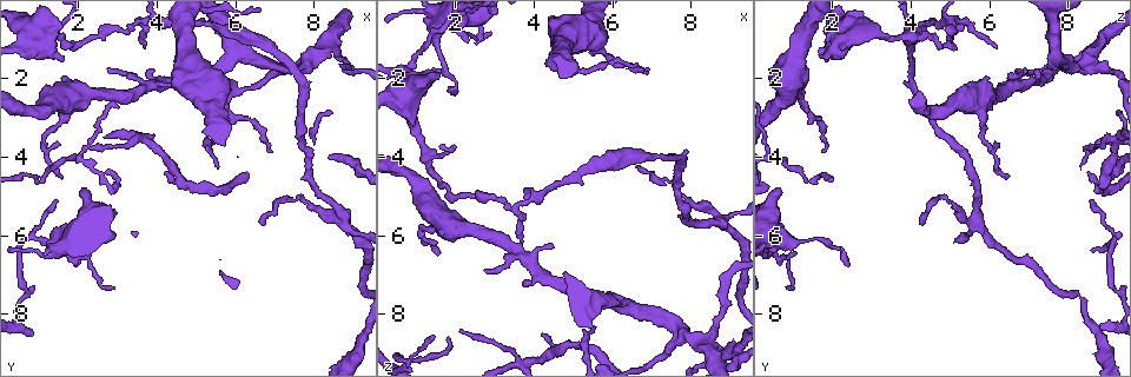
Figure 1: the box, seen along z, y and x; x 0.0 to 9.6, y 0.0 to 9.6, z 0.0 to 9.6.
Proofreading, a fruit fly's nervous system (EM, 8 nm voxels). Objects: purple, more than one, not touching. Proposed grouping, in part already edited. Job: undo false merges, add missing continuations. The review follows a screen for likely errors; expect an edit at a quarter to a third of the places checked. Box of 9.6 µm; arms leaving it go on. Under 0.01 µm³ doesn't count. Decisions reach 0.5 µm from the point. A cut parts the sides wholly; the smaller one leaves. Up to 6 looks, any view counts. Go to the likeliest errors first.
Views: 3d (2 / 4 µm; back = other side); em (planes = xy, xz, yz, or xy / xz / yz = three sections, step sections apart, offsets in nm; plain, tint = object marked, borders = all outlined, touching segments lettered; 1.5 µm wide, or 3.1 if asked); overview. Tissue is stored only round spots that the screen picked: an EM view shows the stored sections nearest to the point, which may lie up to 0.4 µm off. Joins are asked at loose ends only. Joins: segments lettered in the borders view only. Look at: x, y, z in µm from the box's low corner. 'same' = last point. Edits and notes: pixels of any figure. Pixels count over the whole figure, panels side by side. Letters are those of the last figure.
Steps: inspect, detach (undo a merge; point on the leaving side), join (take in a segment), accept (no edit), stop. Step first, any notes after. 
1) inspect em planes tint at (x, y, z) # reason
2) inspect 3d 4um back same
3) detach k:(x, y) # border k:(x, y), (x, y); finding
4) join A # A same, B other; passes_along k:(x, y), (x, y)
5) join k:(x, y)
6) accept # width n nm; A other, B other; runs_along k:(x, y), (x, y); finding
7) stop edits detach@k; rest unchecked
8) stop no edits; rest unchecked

inspect em planes borders at (2.15, 3.75, 8.45) # thin end

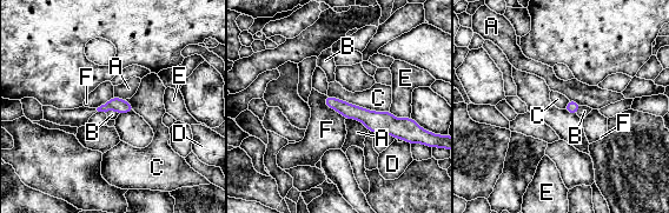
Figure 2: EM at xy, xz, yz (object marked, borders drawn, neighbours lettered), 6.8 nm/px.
accept # width 90 nm; A other, B other, C other, D other, E other, F other; none of them fits

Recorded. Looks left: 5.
inspect 3d 4um at (1.25, 0.95, 3.90) # thin neck

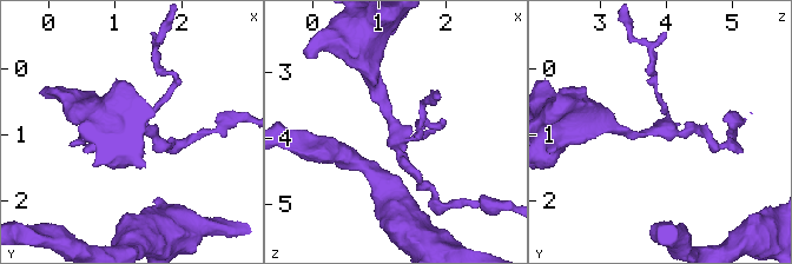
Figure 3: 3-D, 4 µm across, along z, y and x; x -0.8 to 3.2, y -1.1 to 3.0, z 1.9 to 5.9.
inspect em planes tint at (1.20, 0.95, 3.85) # need the tissue

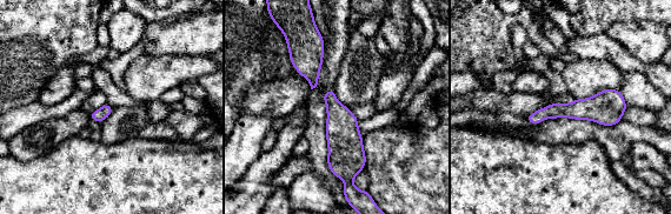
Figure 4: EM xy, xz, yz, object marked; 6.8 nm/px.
inspect em planes borders same

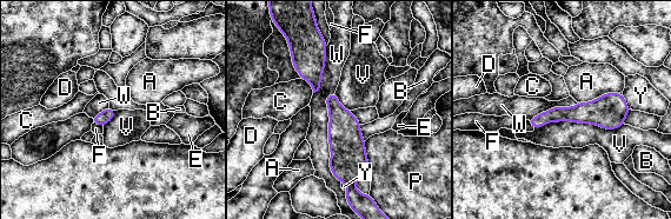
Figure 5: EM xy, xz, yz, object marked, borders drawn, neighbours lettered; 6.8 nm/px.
accept # A other, B other, C other, D other, E other, F other, P other, V other, W other, Y other; runs_along 5:(332, 97), (344, 126), (352, 203); all the same neuron

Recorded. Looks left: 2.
inspect em xz step 4 tint at (9.15, 1.80, 6.75) # abrupt turn

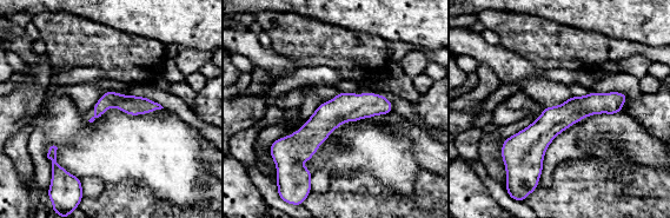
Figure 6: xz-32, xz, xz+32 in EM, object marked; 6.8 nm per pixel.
inspect em planes borders same

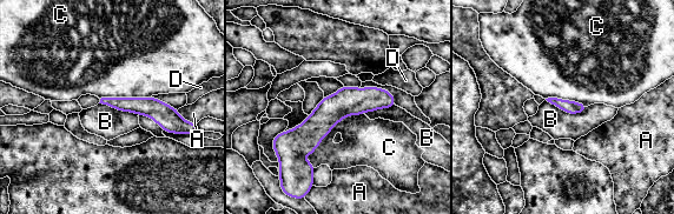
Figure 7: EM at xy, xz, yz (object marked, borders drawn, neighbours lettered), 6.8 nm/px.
accept # A other, B other, C other, D other; all the same neuron

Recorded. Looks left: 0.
stop no edits; rest unchecked

